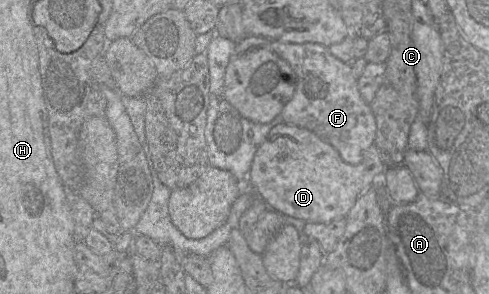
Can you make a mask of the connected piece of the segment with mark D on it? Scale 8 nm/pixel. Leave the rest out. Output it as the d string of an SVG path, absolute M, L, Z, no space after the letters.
M290 124L275 125L265 141L258 147L243 189L249 189L253 195L262 199L270 209L284 216L309 223L329 223L344 219L356 199L372 187L373 181L381 175L387 166L376 147L370 147L364 153L359 164L346 163L339 152L313 132Z

